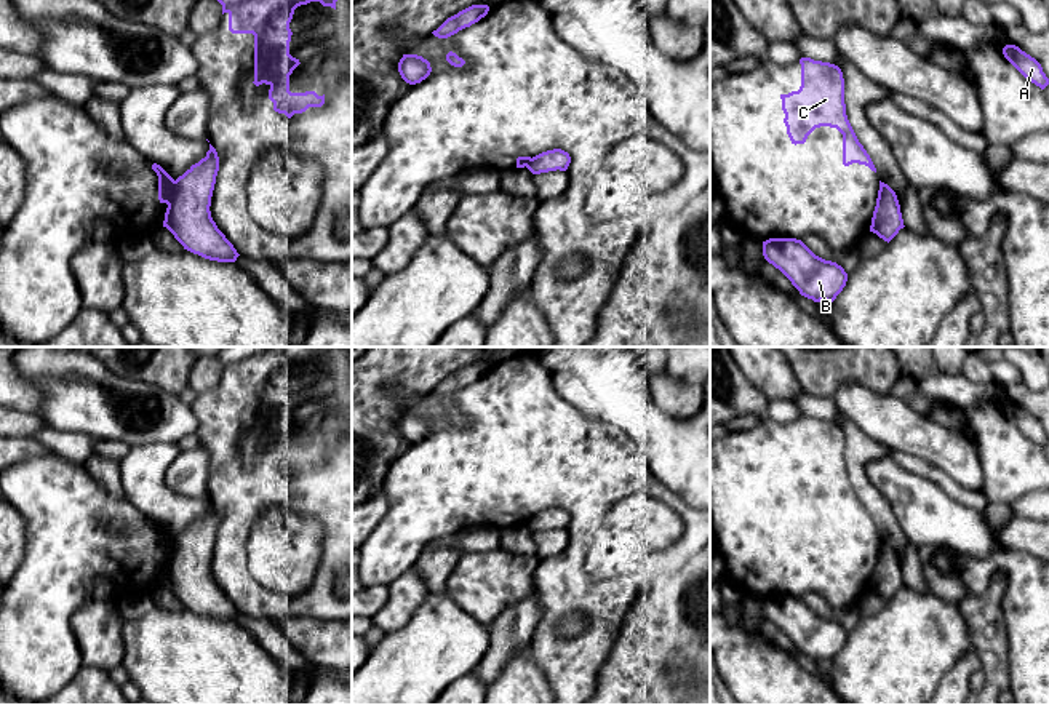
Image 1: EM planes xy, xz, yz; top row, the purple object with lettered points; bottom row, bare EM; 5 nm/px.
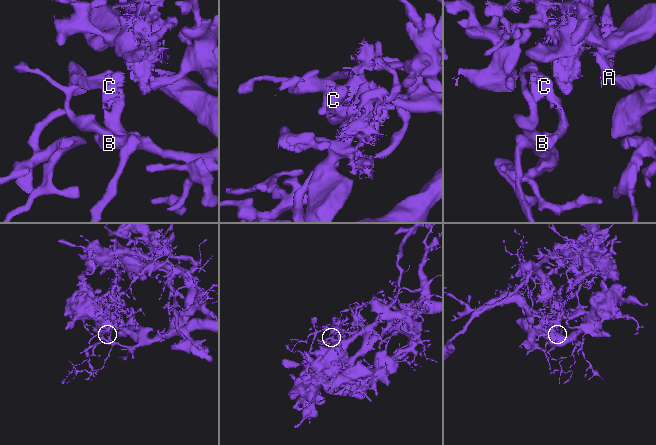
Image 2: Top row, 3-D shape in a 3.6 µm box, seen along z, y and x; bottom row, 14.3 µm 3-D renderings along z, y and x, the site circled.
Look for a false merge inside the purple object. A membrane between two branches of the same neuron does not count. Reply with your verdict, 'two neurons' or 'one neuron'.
two neurons

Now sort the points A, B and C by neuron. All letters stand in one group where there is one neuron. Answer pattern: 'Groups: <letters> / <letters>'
Groups: A B / C

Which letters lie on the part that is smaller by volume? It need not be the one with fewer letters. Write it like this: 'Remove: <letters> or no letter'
Remove: C

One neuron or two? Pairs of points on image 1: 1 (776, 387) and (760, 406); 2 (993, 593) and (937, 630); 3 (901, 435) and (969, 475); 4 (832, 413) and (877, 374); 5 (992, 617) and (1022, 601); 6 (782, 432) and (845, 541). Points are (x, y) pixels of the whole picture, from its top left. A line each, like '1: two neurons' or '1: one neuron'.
1: two neurons
2: two neurons
3: one neuron
4: two neurons
5: two neurons
6: one neuron

